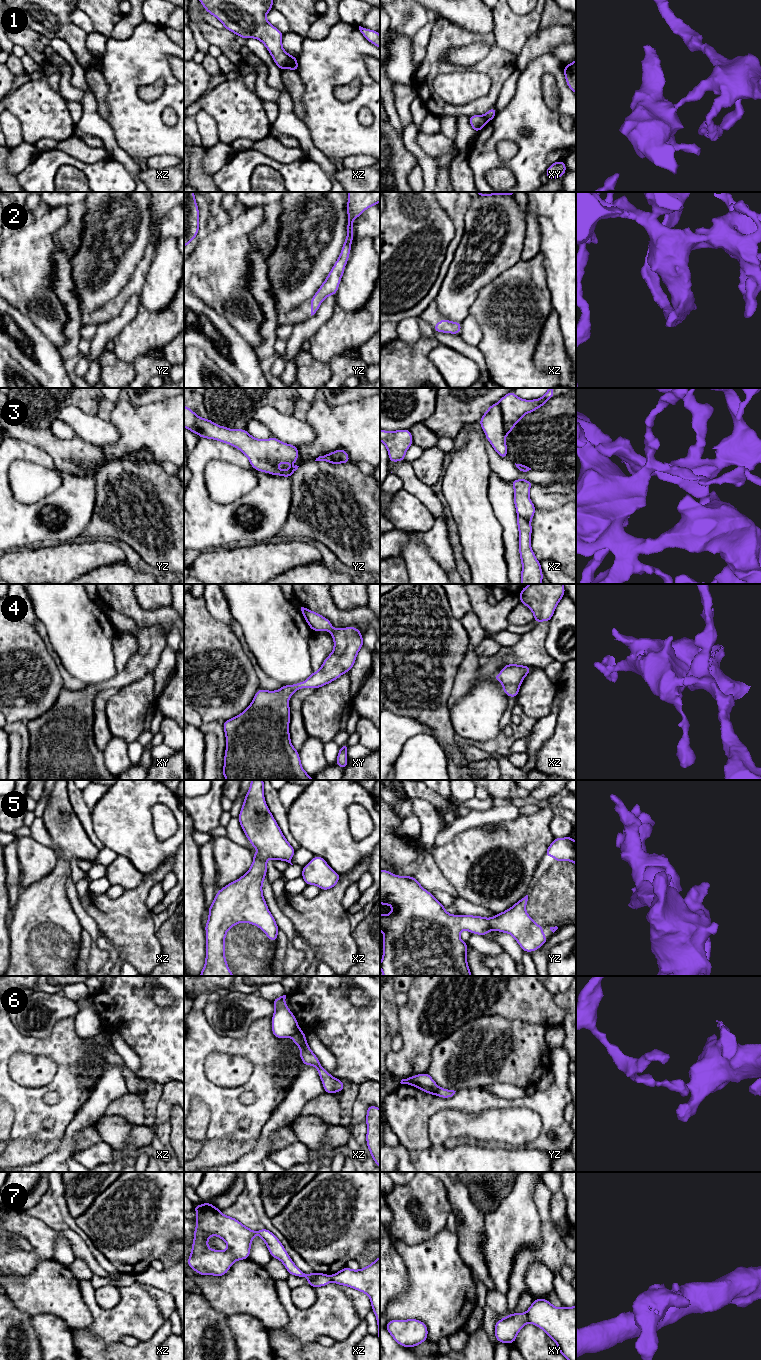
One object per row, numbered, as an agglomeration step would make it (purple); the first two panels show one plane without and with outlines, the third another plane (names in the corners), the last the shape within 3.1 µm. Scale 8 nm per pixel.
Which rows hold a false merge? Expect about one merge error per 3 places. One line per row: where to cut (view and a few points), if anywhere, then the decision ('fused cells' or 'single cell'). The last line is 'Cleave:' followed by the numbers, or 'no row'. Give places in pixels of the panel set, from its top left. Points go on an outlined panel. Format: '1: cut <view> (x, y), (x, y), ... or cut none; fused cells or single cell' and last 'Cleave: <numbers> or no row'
1: cut xz (291, 56), (287, 67); fused cells
2: cut none; single cell
3: cut none; single cell
4: cut none; single cell
5: cut none; single cell
6: cut xz (301, 1031), (291, 1036); fused cells
7: cut xy (526, 1312), (529, 1321); fused cells
Cleave: 1, 6, 7

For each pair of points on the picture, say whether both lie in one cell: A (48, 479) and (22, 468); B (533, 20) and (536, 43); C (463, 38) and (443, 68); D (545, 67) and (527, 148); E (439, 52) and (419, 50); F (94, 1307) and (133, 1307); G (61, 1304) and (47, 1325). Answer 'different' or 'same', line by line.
A: same
B: different
C: same
D: same
E: different
F: same
G: different

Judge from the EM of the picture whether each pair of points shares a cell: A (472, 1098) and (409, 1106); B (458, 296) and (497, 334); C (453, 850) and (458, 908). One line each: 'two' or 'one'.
A: one
B: two
C: two

